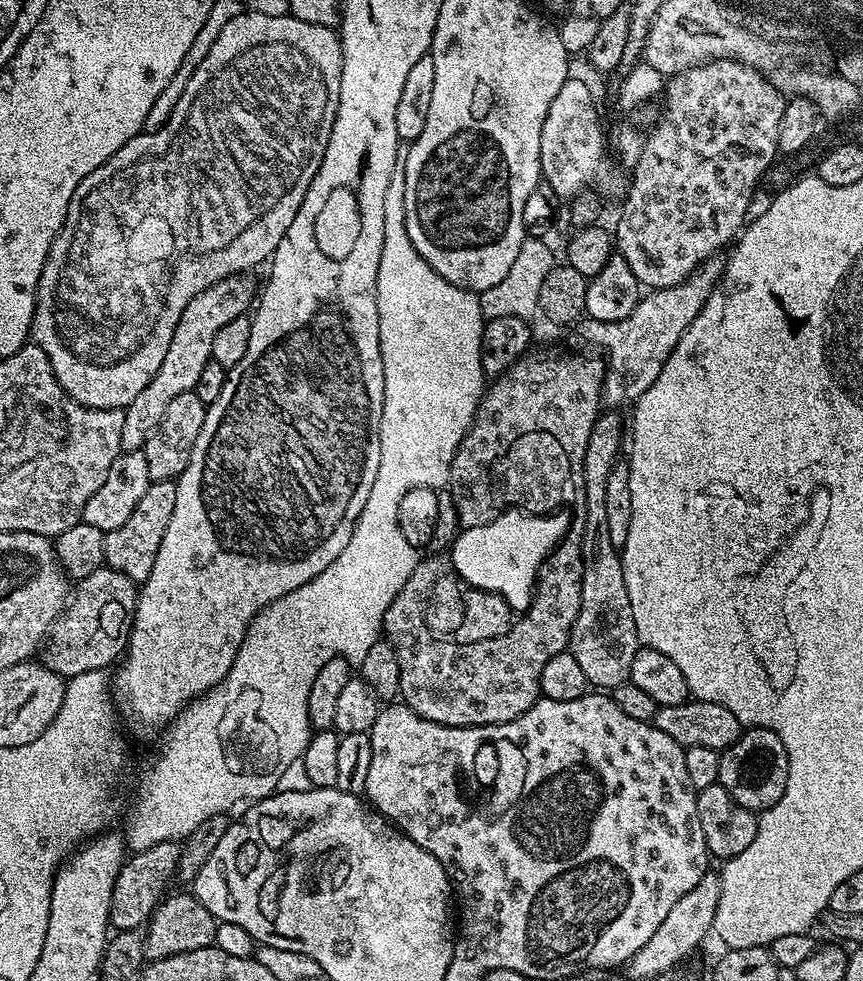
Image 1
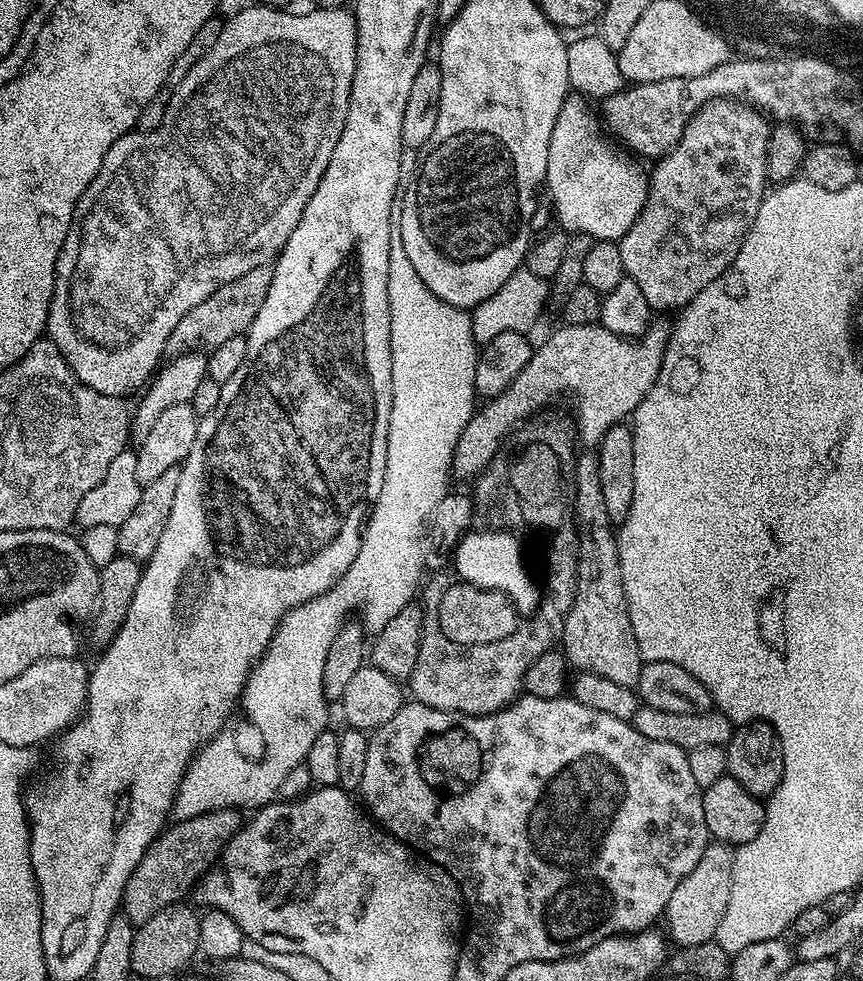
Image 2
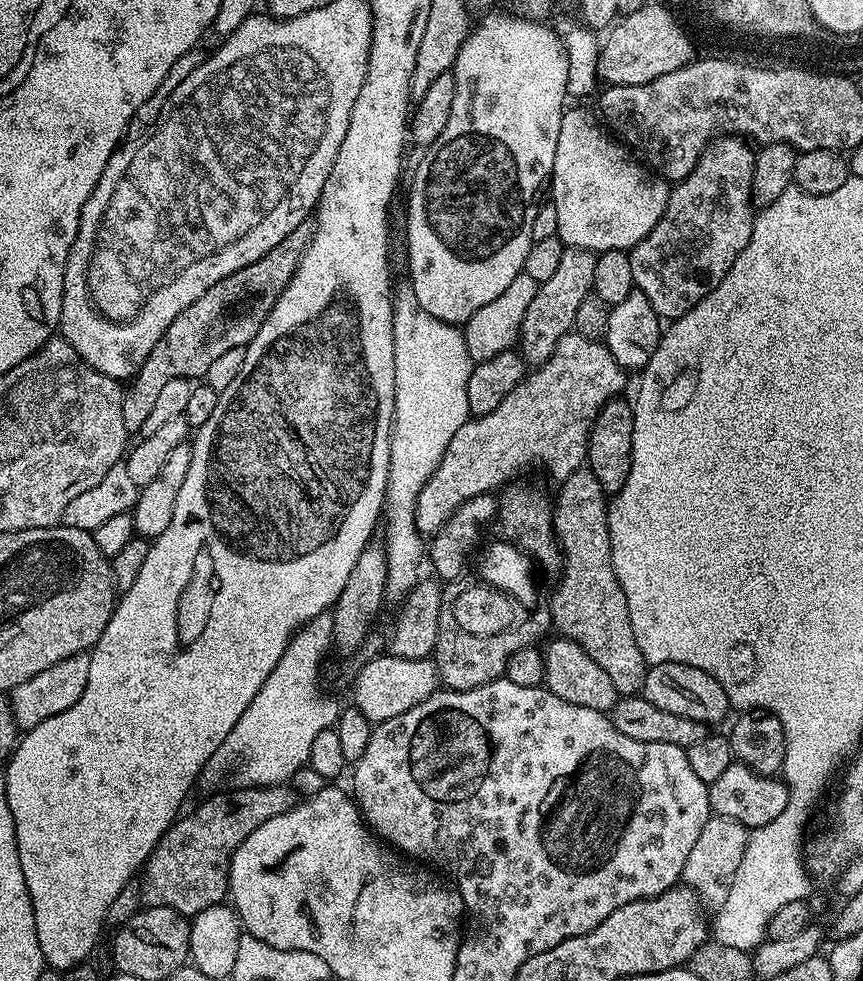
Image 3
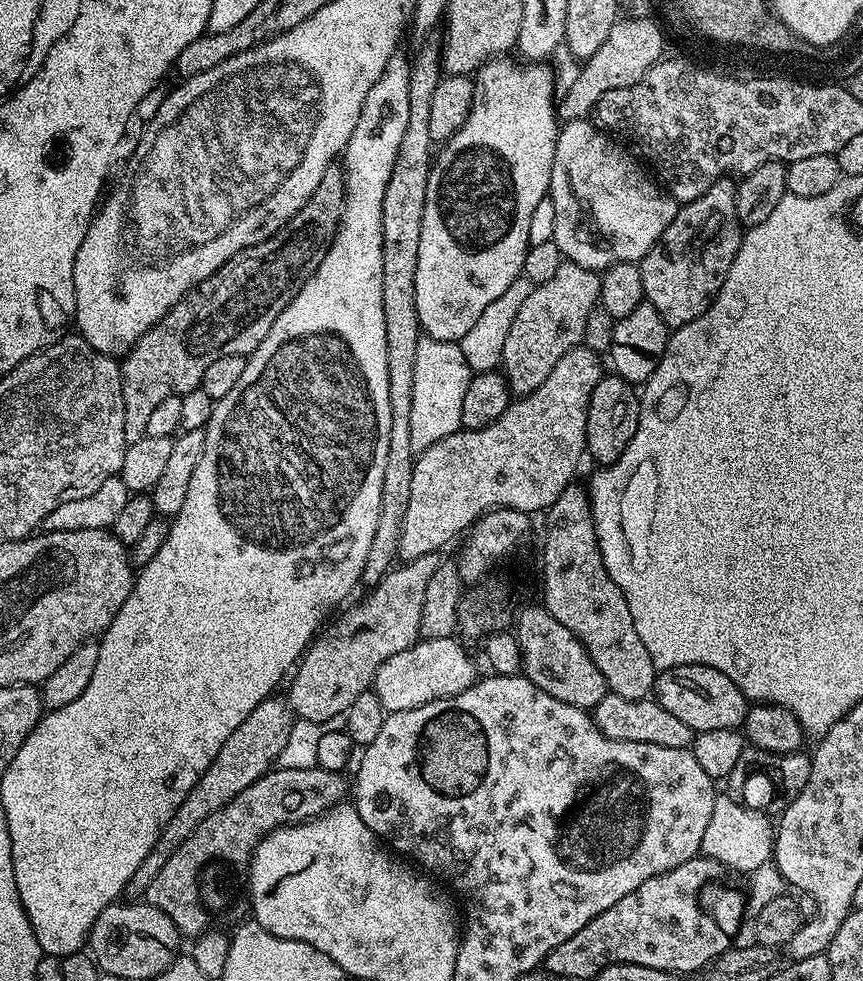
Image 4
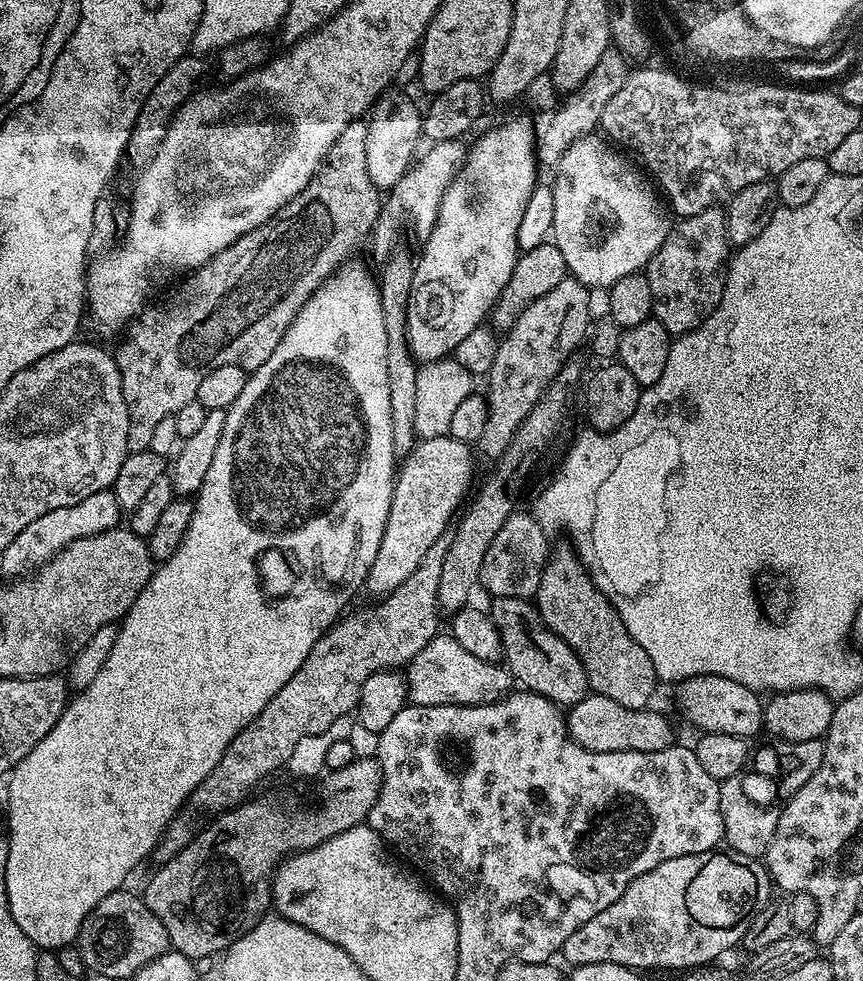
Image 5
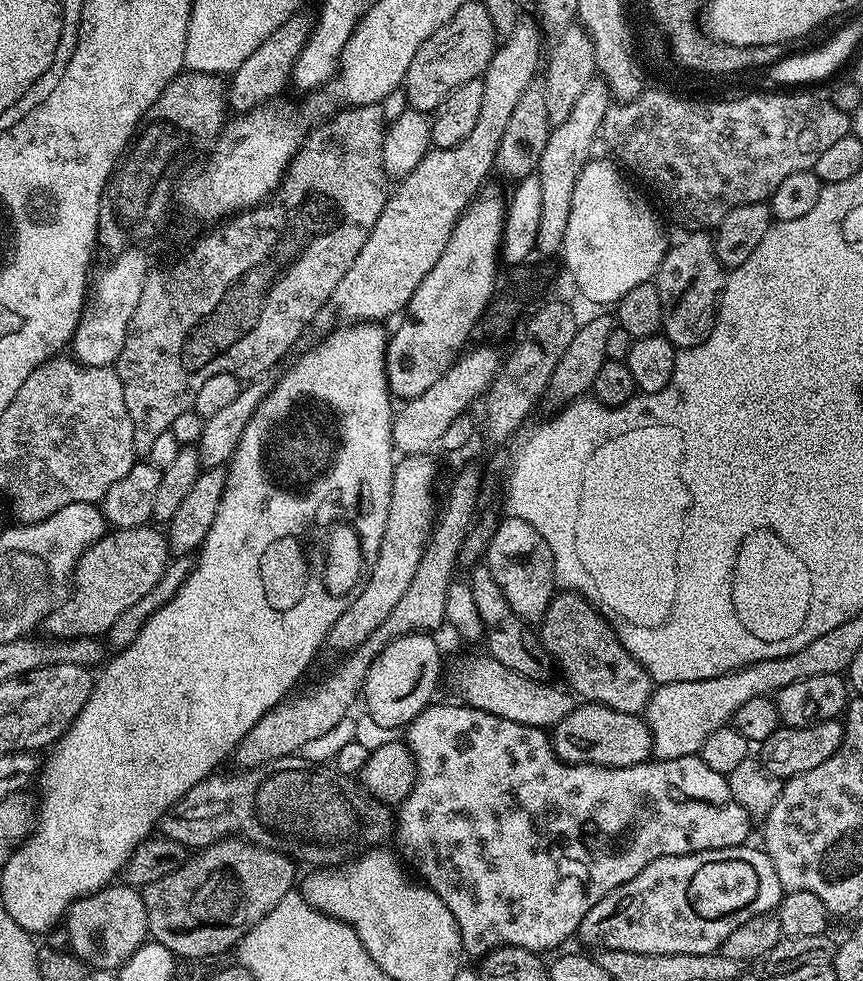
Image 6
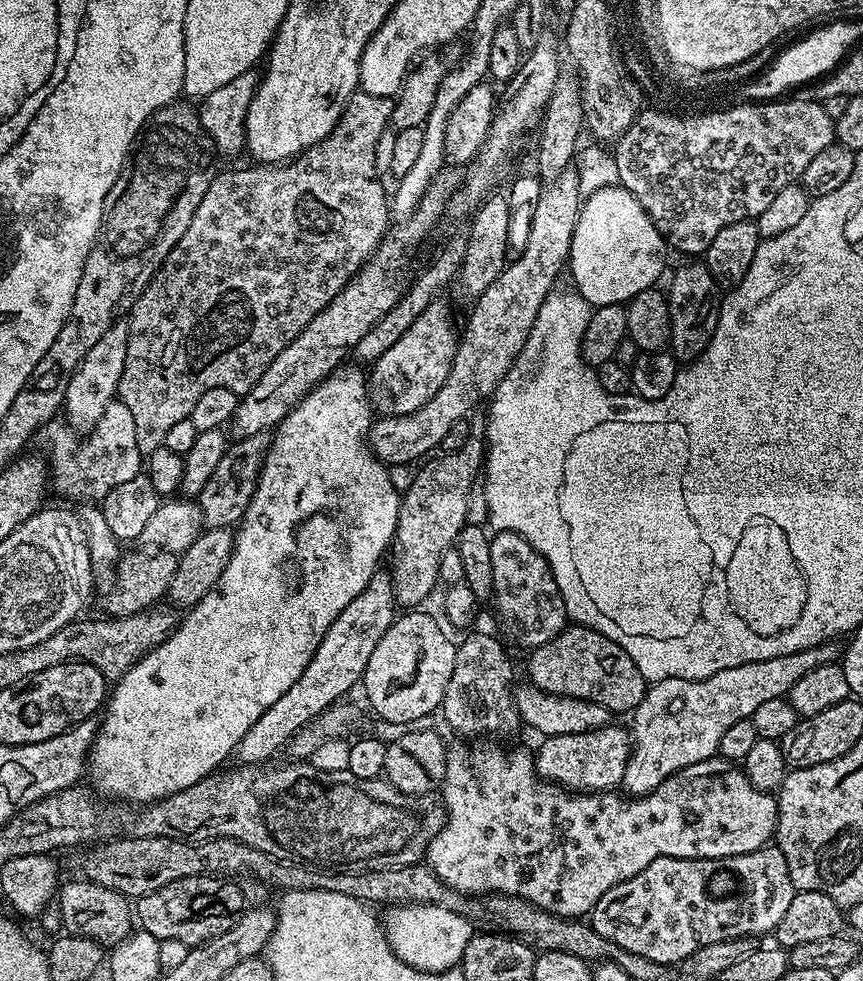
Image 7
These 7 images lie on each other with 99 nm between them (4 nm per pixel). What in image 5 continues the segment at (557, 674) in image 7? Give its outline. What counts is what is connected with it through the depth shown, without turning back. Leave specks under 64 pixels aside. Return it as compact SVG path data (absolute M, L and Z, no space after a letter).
M565 546L557 552L555 549L549 555L534 603L542 622L578 654L586 670L589 689L595 695L610 698L627 708L649 707L648 699L658 687L654 662L650 662L650 654L630 638L618 610L596 587L583 560L571 547Z

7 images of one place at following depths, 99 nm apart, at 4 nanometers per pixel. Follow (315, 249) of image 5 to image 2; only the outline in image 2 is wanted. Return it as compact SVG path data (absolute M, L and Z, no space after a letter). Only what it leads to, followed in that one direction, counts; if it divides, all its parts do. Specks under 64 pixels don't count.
M272 264L254 266L254 270L242 274L242 278L234 278L234 282L226 282L214 290L206 302L198 302L198 306L194 306L194 310L190 310L190 314L186 314L178 326L174 326L174 334L170 334L164 347L165 357L187 356L189 352L204 354L222 346L222 342L228 342L230 338L245 335L258 310L262 310L262 302L266 302L273 271Z

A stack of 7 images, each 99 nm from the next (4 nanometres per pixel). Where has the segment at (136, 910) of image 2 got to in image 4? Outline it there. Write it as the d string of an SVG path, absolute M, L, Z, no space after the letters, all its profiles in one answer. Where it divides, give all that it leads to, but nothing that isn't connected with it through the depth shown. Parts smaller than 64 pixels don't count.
M273 767L265 776L258 778L258 782L246 786L242 794L226 802L222 810L210 814L210 818L202 821L194 830L194 834L190 834L190 838L186 838L186 842L182 842L182 846L178 846L178 850L170 854L166 866L158 870L158 878L150 882L146 897L147 903L162 910L162 914L166 914L170 922L174 922L174 926L184 938L200 937L213 925L220 926L223 920L228 924L233 923L232 925L243 921L250 904L247 889L248 867L252 864L252 856L260 841L276 828L285 828L288 824L305 824L307 820L312 820L331 808L335 808L347 797L344 795L347 792L349 795L350 792L349 781L347 784L344 778L346 778L344 772L331 772L317 767L302 770Z

